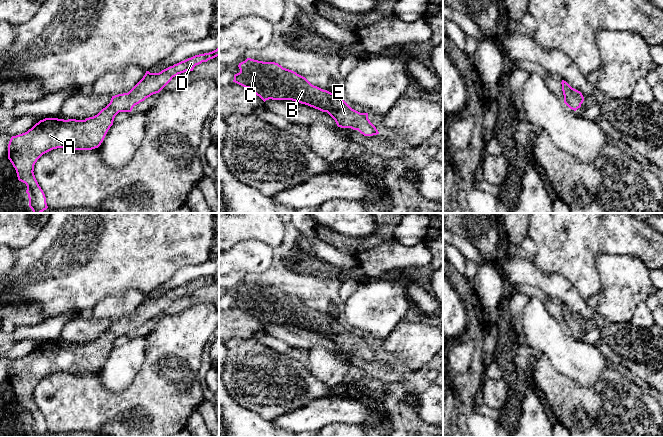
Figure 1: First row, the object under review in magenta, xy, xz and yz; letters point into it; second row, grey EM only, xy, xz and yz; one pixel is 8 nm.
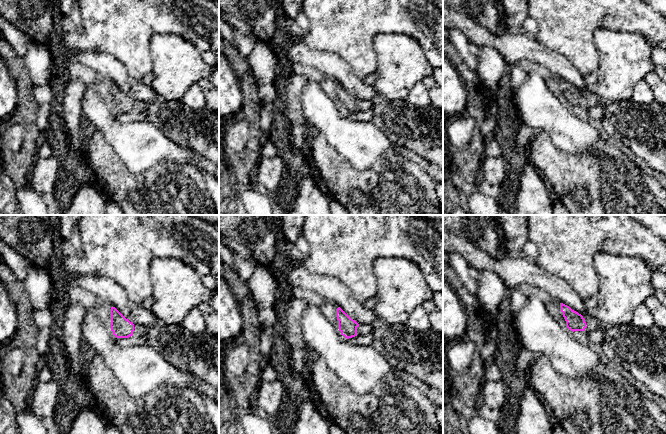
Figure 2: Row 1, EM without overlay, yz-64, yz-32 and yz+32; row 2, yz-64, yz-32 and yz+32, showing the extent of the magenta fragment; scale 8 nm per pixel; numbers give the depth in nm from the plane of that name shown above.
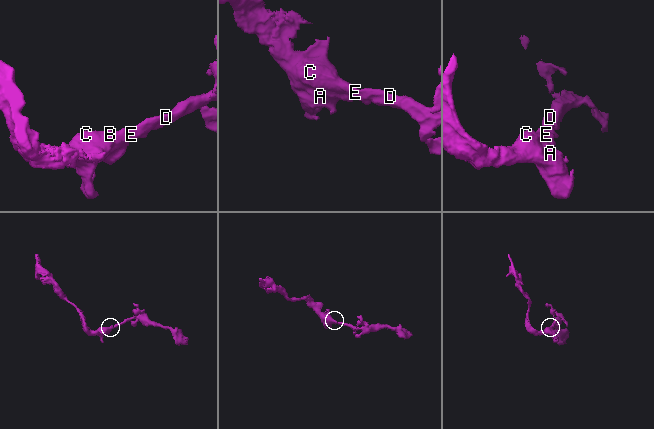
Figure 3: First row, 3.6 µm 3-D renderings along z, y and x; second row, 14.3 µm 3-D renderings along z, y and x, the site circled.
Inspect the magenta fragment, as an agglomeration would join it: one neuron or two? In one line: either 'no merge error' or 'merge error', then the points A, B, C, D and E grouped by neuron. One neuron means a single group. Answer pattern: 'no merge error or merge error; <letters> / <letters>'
no merge error; A B C D E

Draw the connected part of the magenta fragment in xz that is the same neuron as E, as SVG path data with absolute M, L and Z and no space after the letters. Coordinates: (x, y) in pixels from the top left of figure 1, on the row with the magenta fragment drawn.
M247 58L238 65L240 72L234 75L233 82L249 88L264 102L266 100L292 100L308 105L322 112L327 112L336 122L338 127L358 130L364 136L379 134L376 127L368 119L368 113L360 113L352 109L341 96L312 85L305 77L296 72L283 68L275 62L263 62Z

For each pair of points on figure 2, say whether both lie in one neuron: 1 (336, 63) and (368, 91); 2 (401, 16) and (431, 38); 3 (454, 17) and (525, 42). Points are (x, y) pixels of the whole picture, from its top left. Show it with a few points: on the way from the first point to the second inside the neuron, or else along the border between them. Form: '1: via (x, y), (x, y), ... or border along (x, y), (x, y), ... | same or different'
1: via (342, 71), (360, 89) | same
2: via (408, 16), (424, 31) | same
3: via (472, 31), (486, 38), (507, 42) | same

